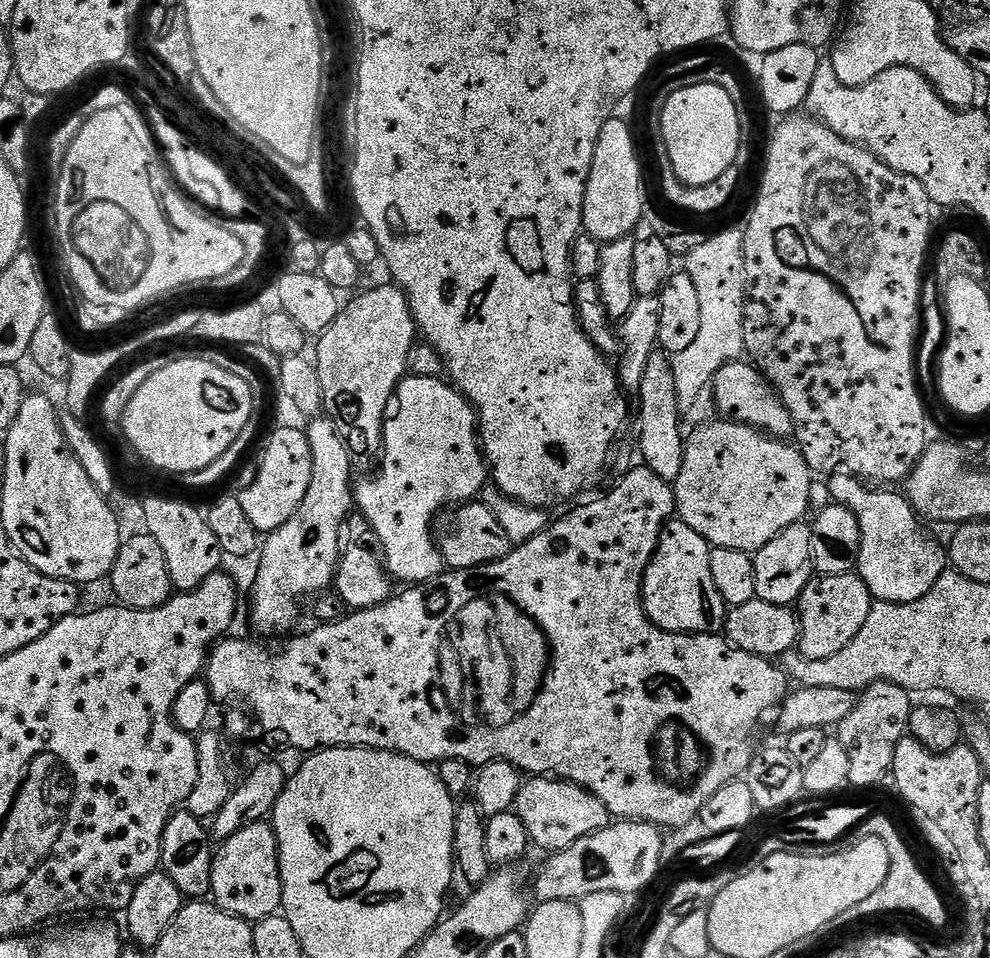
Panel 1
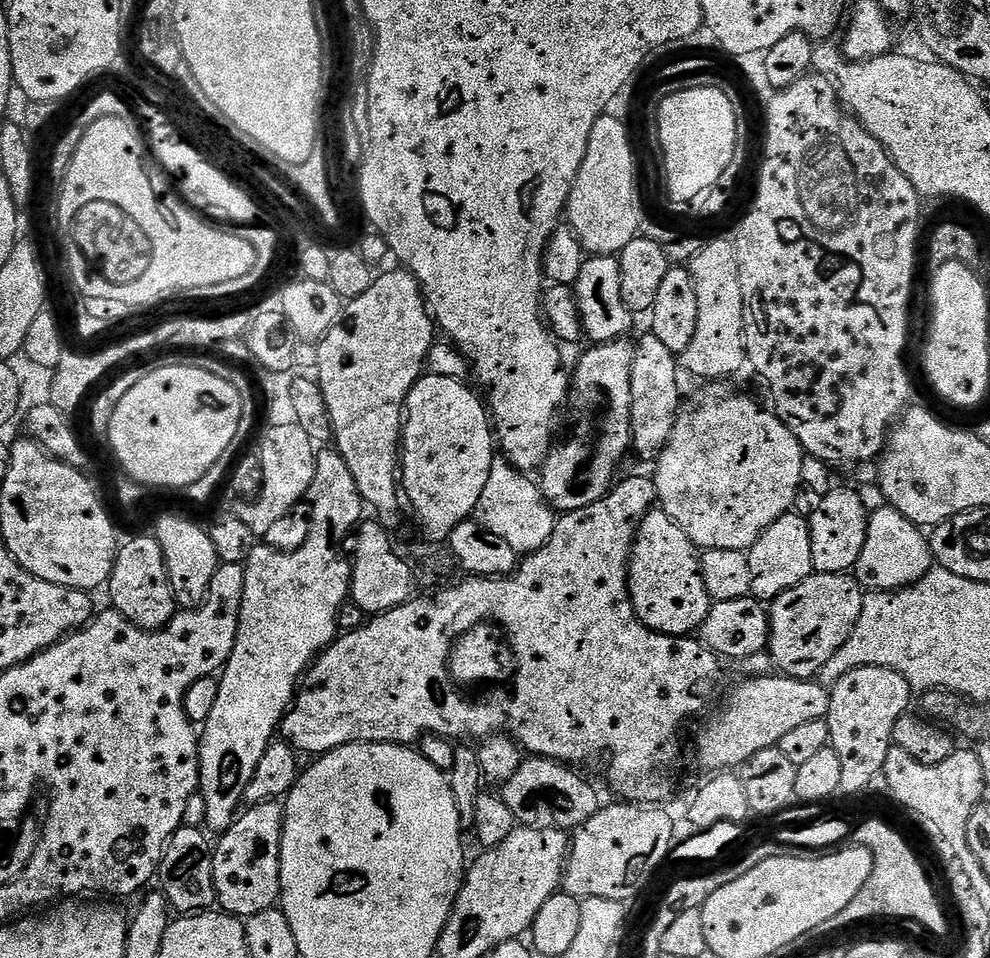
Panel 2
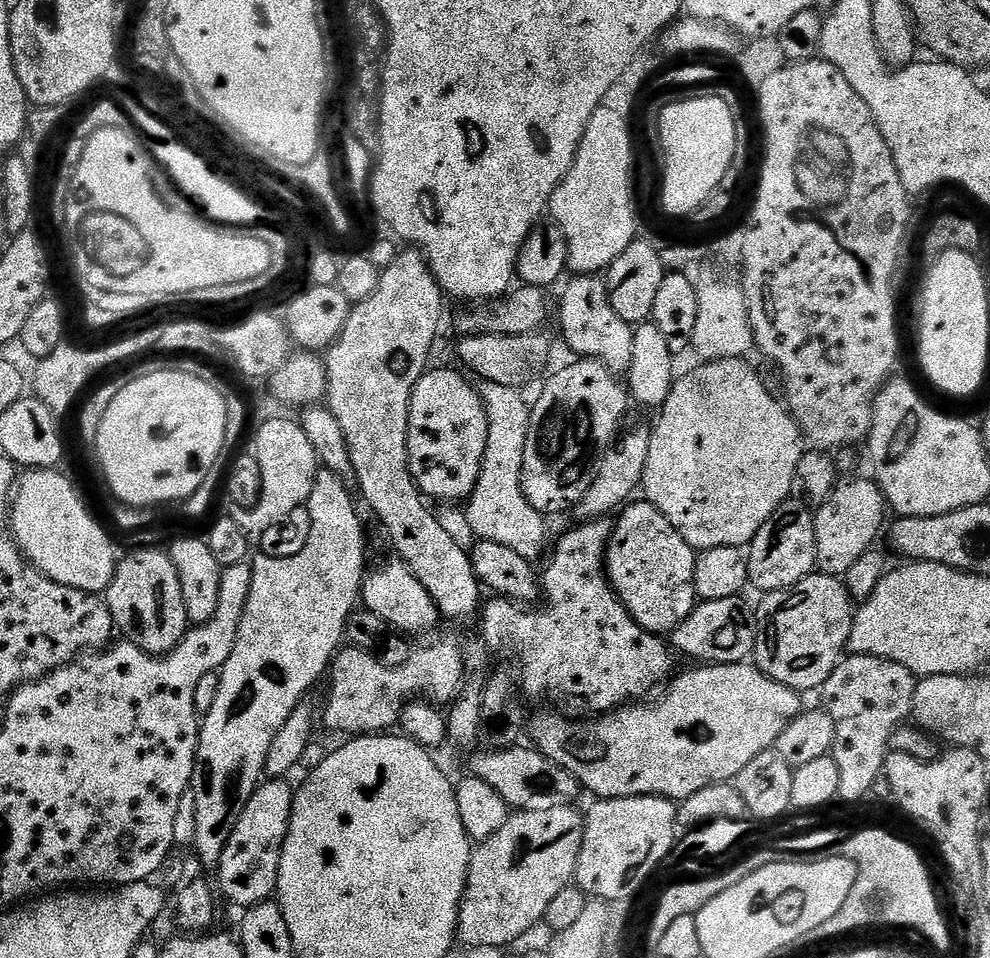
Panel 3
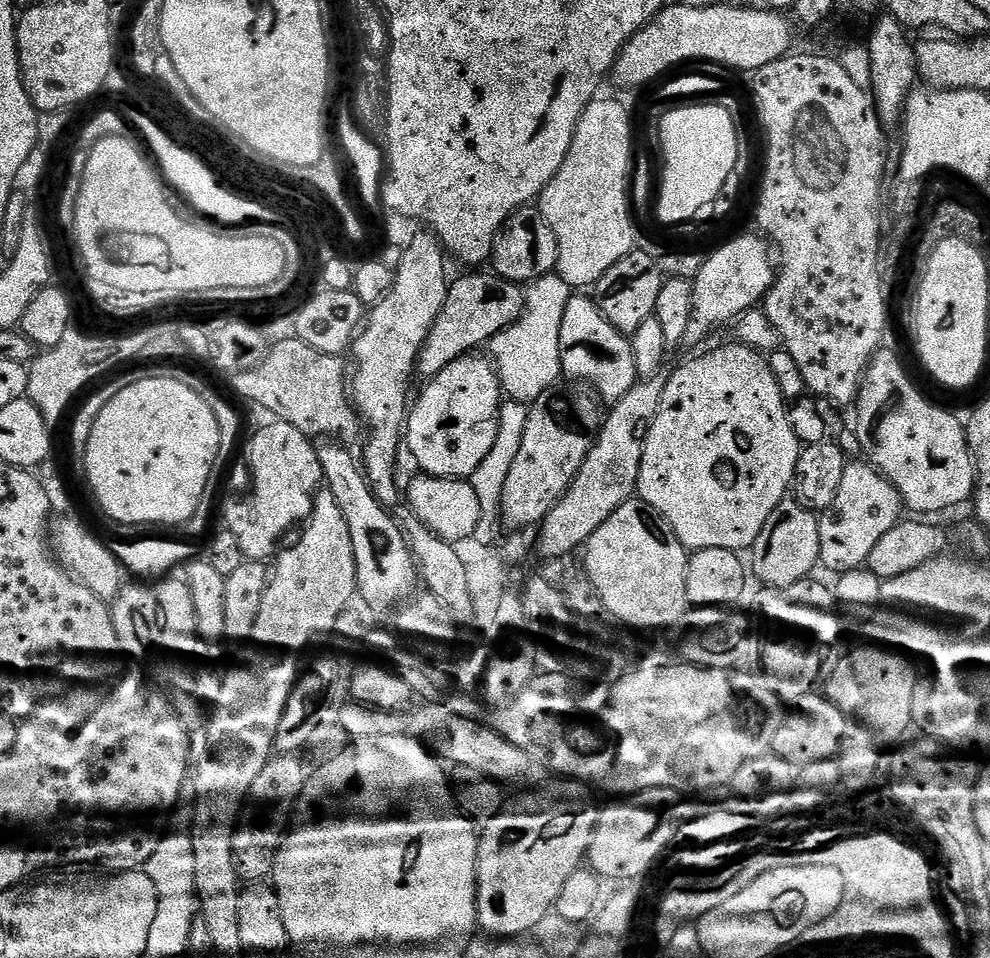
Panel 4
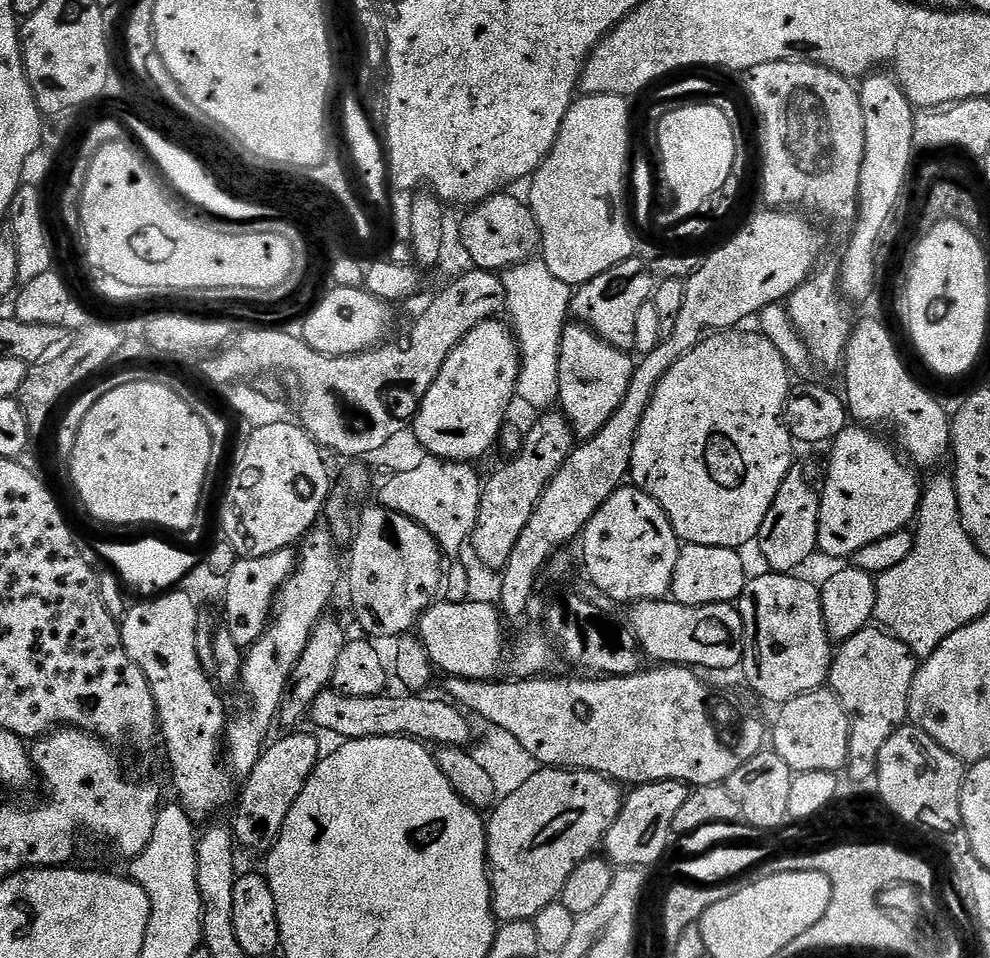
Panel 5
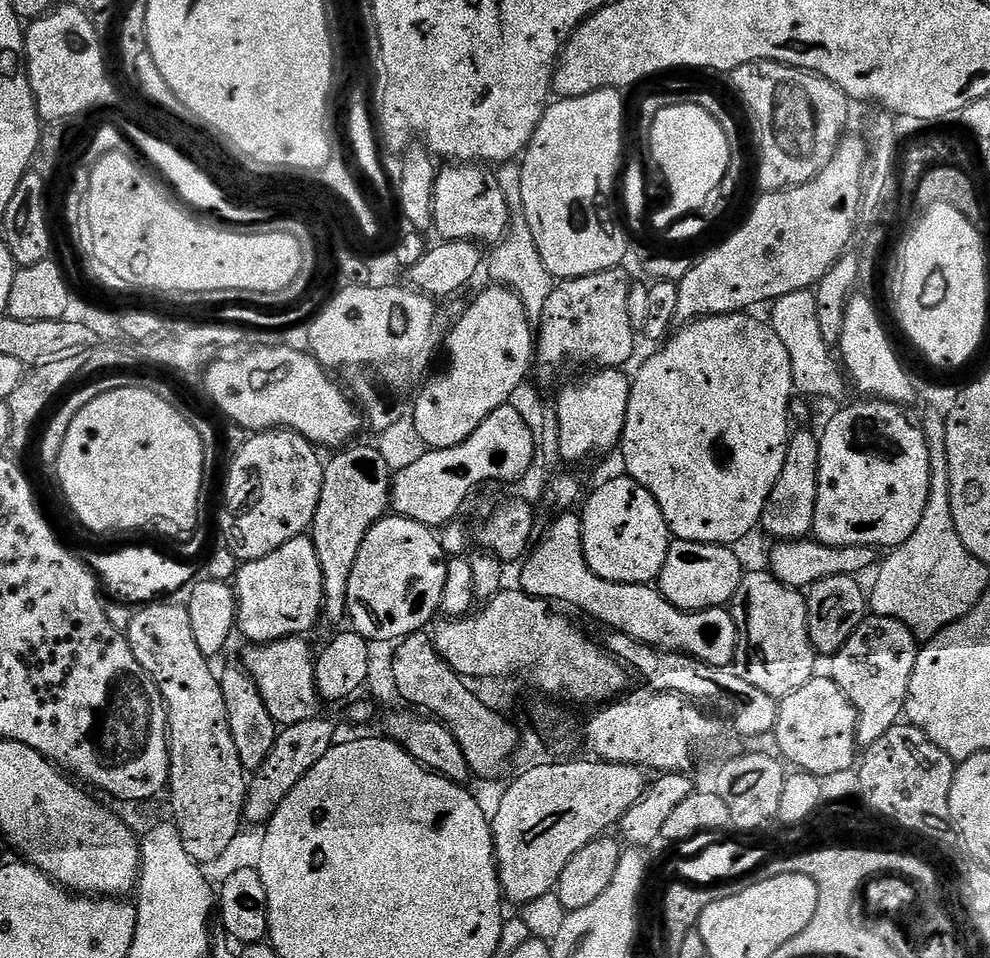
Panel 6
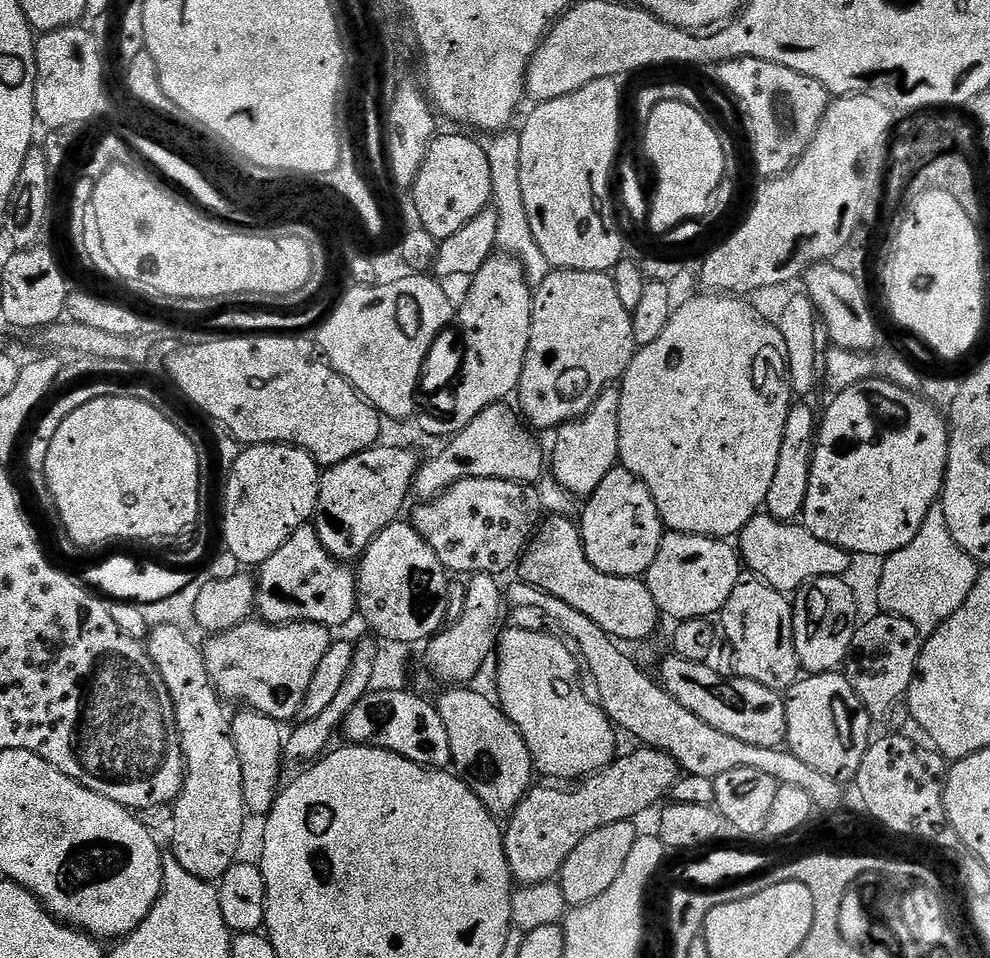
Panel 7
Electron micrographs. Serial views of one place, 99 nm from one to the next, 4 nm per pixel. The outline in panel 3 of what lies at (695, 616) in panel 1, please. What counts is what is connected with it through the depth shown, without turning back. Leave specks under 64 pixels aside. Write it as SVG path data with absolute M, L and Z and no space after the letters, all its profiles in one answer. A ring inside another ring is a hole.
M640 498L615 517L604 566L628 613L647 632L671 634L698 603L694 586L697 555L697 549L690 547L668 519L647 499Z

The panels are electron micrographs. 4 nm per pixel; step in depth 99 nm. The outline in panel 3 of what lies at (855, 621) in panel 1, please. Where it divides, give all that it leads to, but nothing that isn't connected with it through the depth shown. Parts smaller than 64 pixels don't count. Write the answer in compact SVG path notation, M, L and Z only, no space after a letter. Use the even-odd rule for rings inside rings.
M813 574L798 581L794 586L767 593L756 608L756 651L754 663L774 682L792 688L801 694L823 689L826 678L836 669L845 655L852 633L854 601L847 583L839 576Z

